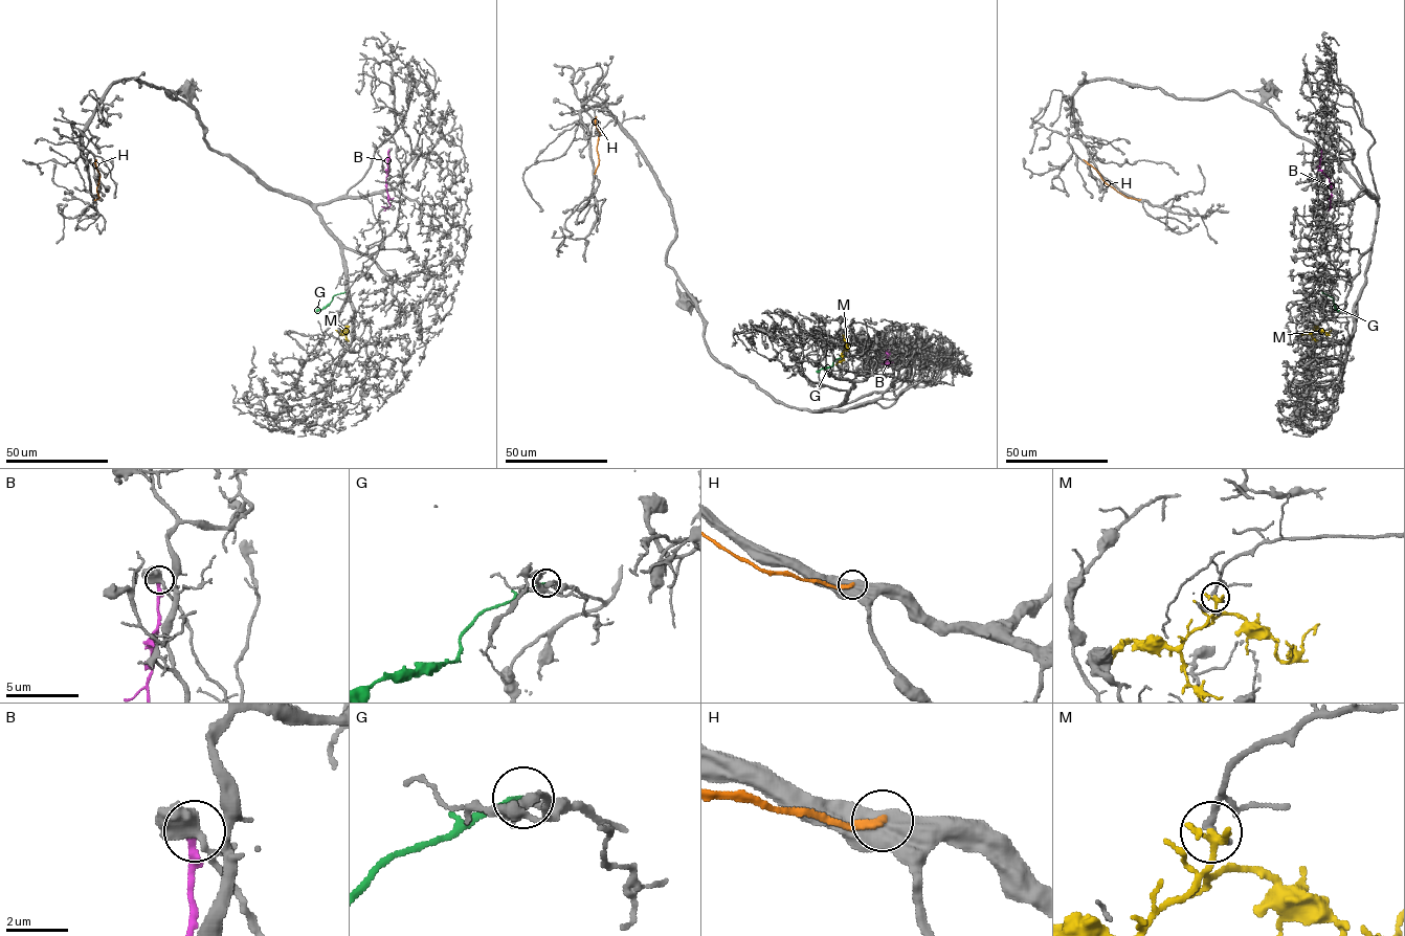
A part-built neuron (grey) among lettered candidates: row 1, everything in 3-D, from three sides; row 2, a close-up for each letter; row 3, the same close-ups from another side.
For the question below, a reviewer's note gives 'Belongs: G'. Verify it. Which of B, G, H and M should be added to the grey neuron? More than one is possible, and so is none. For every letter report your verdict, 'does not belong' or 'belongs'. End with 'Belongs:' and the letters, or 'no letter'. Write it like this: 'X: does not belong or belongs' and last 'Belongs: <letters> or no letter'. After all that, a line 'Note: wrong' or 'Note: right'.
B: does not belong
G: belongs
H: does not belong
M: does not belong
Belongs: G
Note: right

